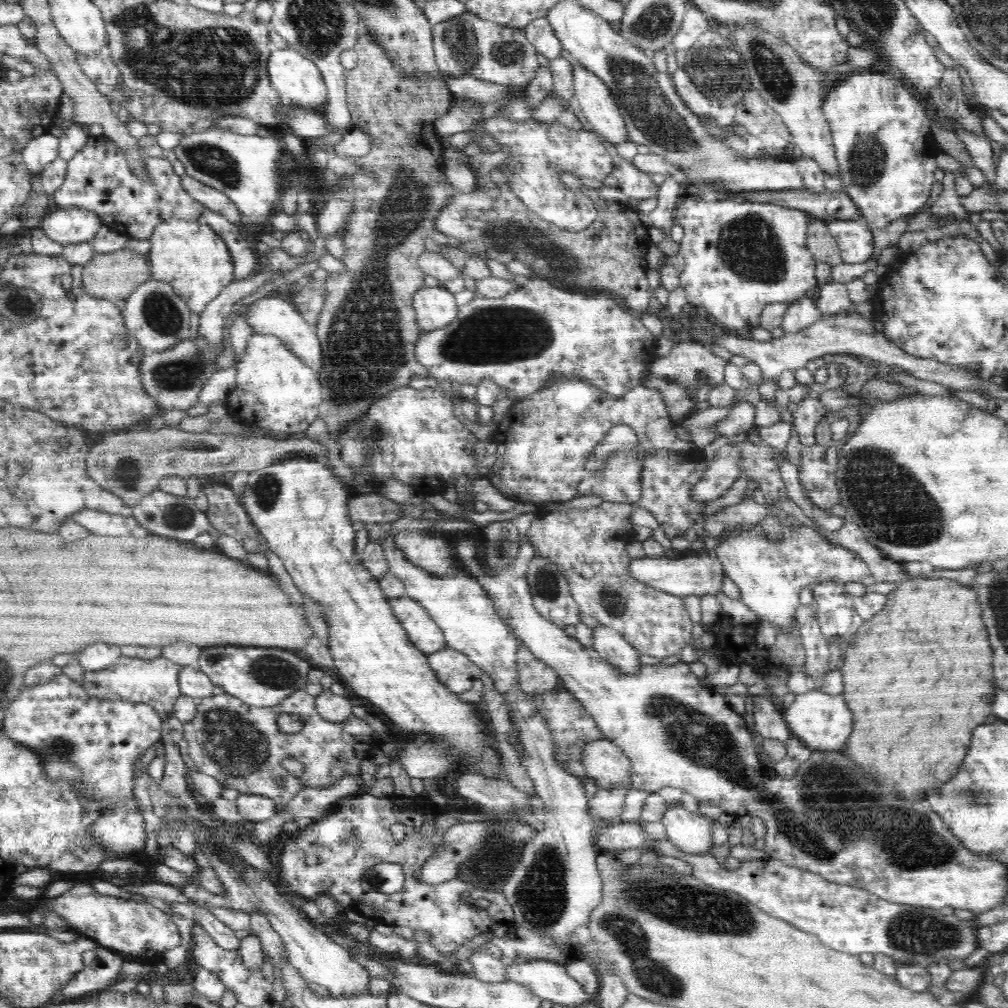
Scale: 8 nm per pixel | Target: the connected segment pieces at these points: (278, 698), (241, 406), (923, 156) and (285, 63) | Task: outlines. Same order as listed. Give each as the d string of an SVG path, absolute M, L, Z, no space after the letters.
M214 646L204 648L199 670L209 676L212 684L253 707L272 707L288 698L292 692L305 689L310 664L296 654L280 648Z
M252 331L247 340L246 352L236 364L236 387L227 396L227 412L238 422L256 424L269 428L276 433L302 435L308 426L321 415L320 404L323 401L322 386L318 373L314 372L303 360L295 356L280 338Z
M861 70L855 72L855 74L852 74L850 77L846 77L843 79L843 81L840 81L838 86L832 87L824 98L823 103L823 114L825 115L825 120L829 122L829 128L831 129L832 134L832 141L834 142L834 149L836 150L835 157L836 162L838 162L838 169L840 169L840 172L838 172L837 178L842 181L842 184L844 184L844 193L846 193L853 201L854 204L860 209L861 212L861 218L865 220L865 223L867 224L867 227L872 230L878 230L878 228L886 228L890 222L894 222L894 220L898 220L898 218L907 217L909 218L912 216L912 212L916 212L916 210L920 210L920 208L924 207L924 204L928 200L930 190L932 190L932 185L936 182L934 178L934 172L937 169L937 163L936 163L936 156L939 153L938 148L936 148L936 144L934 143L934 138L931 135L930 131L930 120L928 119L927 112L925 110L924 103L920 99L918 95L915 95L914 92L907 86L907 84L904 84L899 78L896 78L895 76L892 76L888 72L881 72L881 71L874 71L874 70Z
M292 47L273 48L267 62L271 87L293 106L312 109L327 102L327 88L319 68Z

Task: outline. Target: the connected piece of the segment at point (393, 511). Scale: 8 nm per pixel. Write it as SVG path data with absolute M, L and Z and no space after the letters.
M381 493L353 494L348 501L348 518L368 524L389 523L403 517L399 511L402 506Z

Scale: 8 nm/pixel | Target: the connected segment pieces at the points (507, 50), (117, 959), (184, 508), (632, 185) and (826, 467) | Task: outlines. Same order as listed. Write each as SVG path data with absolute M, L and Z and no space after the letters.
M470 11L450 20L431 24L435 61L447 76L473 76L491 83L524 87L536 76L537 50L528 42L521 28L484 20Z
M97 946L94 951L95 956L91 965L86 965L76 973L52 998L53 1001L72 1001L73 998L78 998L82 994L88 994L88 992L94 994L116 983L126 957L121 952L109 948Z
M160 489L152 491L148 496L143 496L134 505L134 519L150 533L167 539L179 541L194 540L203 532L212 530L207 513L201 512L194 505L194 499L178 497L175 494L164 492Z
M597 136L600 139L600 143L610 153L612 161L614 161L615 167L612 170L612 176L618 179L618 188L628 197L638 201L656 197L659 192L659 187L652 182L651 174L641 172L638 168L635 168L632 161L625 160L618 155L616 146L607 142L602 136Z
M816 443L814 446L801 448L798 475L804 486L804 495L824 513L830 513L830 508L839 504L835 472L838 470L840 451L840 447L827 450Z

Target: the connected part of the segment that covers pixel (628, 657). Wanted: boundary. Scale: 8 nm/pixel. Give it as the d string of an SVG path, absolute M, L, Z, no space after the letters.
M602 624L594 627L592 643L600 657L620 672L632 674L642 666L639 661L641 654L613 628Z

